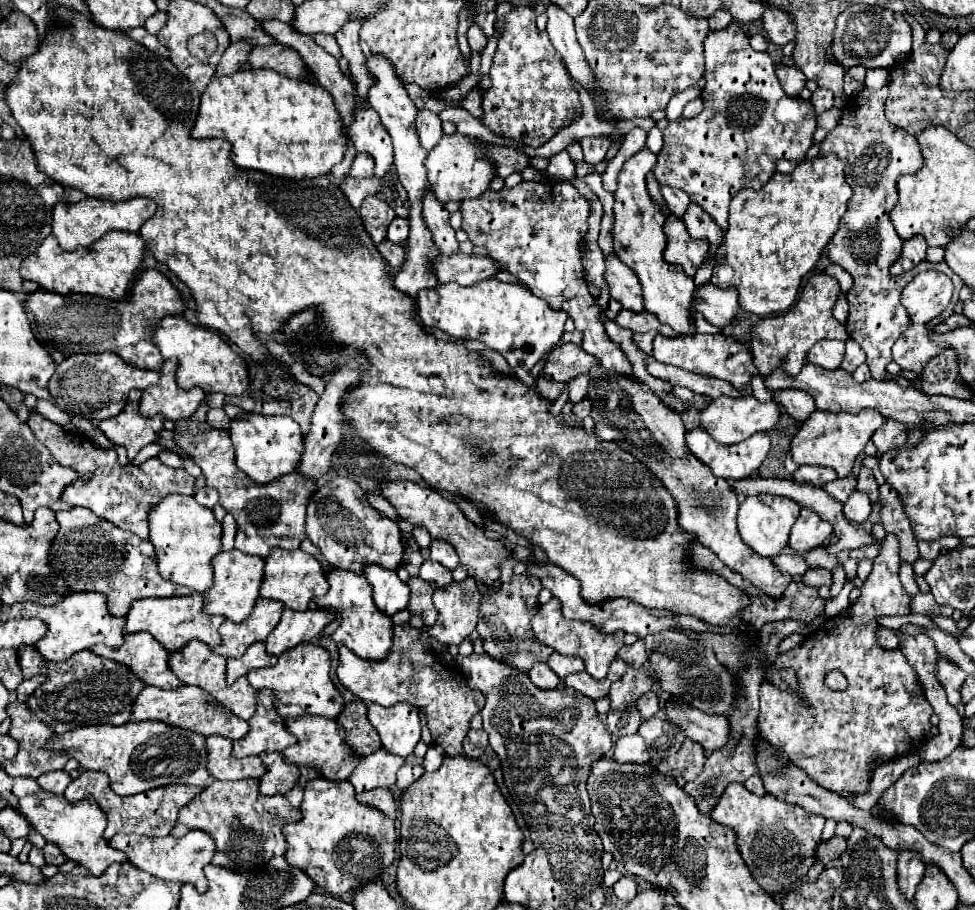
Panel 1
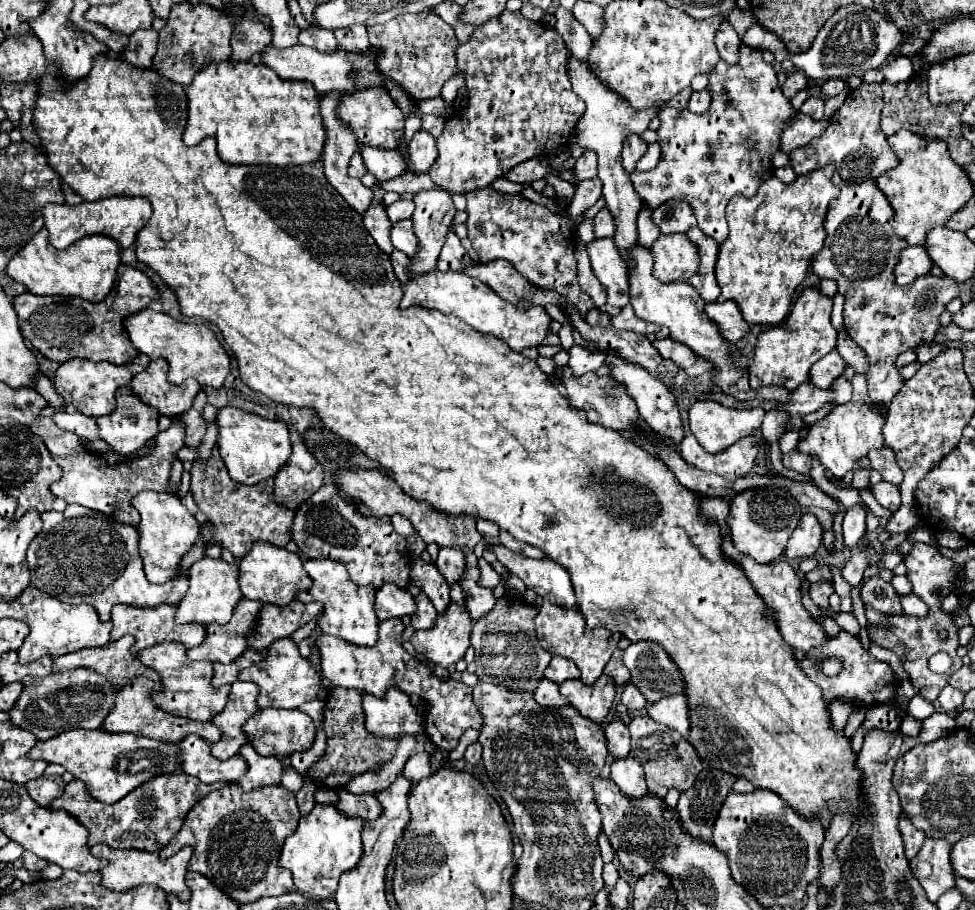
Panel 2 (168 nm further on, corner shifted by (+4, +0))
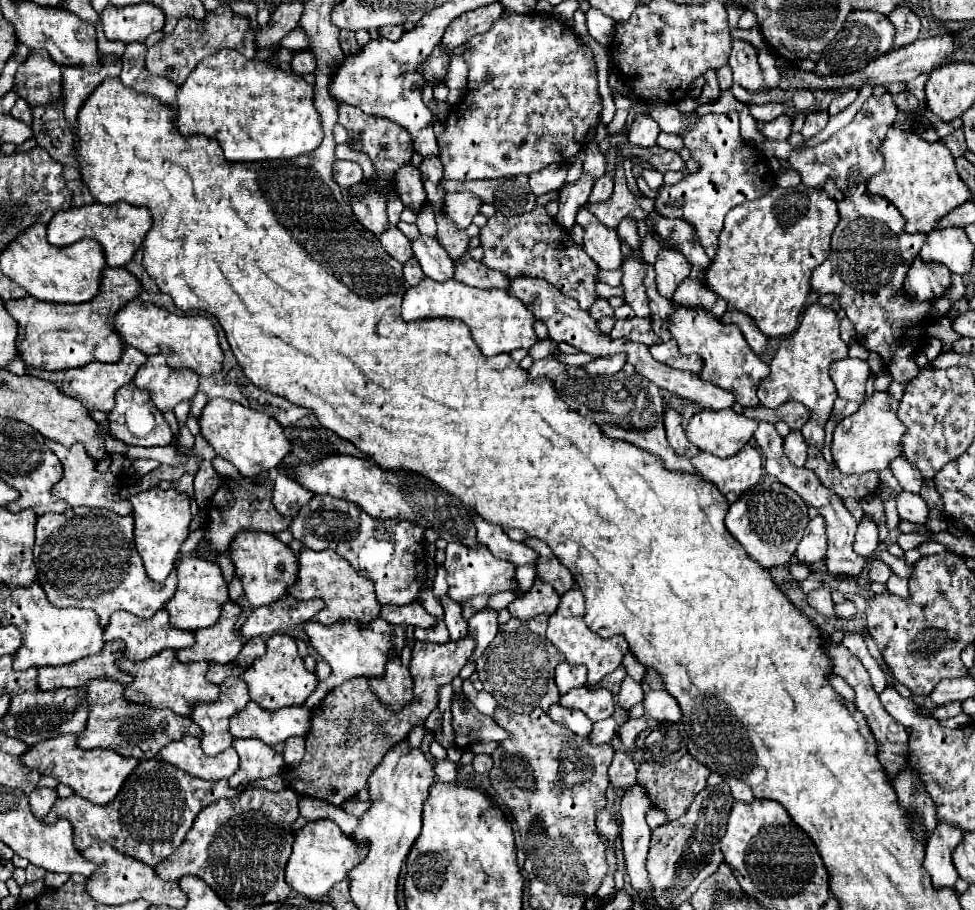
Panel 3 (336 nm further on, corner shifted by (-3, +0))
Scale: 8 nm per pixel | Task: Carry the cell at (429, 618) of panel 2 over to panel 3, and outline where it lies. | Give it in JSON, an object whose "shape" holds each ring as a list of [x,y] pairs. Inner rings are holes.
{"shape":[[[437,621],[433,627],[429,629],[421,629],[417,627],[415,629],[415,639],[421,639],[421,641],[431,641],[431,643],[445,643],[449,639],[449,633],[445,629],[445,623],[443,621]]]}

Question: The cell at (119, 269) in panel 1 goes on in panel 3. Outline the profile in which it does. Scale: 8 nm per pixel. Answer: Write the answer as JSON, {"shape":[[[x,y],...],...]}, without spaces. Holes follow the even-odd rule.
{"shape":[[[33,225],[27,229],[23,237],[17,237],[9,249],[1,255],[1,271],[21,285],[29,295],[41,301],[55,301],[55,303],[85,303],[97,297],[101,291],[101,277],[105,271],[105,253],[103,247],[93,241],[77,241],[67,245],[65,249],[53,247],[47,241],[47,225]]]}

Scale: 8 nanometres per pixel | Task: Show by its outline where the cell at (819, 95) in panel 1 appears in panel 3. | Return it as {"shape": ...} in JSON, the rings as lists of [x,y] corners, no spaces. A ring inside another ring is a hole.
{"shape":[[[815,109],[815,111],[809,111],[807,113],[807,119],[805,119],[805,125],[801,129],[801,133],[809,139],[813,135],[817,135],[829,121],[829,113],[825,109]]]}

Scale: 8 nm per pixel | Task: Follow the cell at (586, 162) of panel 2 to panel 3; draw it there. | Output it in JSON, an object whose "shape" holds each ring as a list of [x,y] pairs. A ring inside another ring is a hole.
{"shape":[[[583,173],[577,181],[565,183],[559,189],[559,213],[557,213],[557,223],[565,225],[565,229],[571,229],[575,225],[575,213],[579,205],[587,203],[587,197],[593,189],[595,177],[589,173]]]}

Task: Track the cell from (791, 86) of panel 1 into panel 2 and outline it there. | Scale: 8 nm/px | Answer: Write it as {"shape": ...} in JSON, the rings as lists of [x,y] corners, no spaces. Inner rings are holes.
{"shape":[[[794,71],[792,75],[788,75],[788,79],[786,79],[784,87],[782,87],[782,93],[790,99],[790,97],[792,97],[792,95],[796,95],[798,91],[806,89],[806,85],[808,85],[806,75],[804,75],[802,71]]]}

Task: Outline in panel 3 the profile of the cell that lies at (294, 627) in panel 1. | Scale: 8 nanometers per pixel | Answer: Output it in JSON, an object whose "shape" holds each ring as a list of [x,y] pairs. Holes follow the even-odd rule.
{"shape":[[[287,595],[283,601],[277,601],[273,605],[263,605],[255,607],[247,621],[241,625],[239,633],[245,639],[251,637],[269,637],[281,631],[291,631],[297,625],[303,625],[323,609],[323,601],[297,601],[295,597]]]}

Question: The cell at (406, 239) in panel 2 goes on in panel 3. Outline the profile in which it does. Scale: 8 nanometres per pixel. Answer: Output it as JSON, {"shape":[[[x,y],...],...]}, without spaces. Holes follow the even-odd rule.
{"shape":[[[419,235],[411,241],[413,257],[419,261],[423,273],[435,281],[447,281],[453,277],[453,261],[445,253],[443,245],[435,237]]]}

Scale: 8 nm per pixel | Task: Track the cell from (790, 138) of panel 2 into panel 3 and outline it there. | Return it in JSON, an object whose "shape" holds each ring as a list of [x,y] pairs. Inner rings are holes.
{"shape":[[[781,115],[775,121],[767,123],[767,125],[759,125],[759,131],[767,137],[767,139],[775,139],[775,141],[787,141],[791,137],[791,127],[793,127],[793,117],[791,115]]]}

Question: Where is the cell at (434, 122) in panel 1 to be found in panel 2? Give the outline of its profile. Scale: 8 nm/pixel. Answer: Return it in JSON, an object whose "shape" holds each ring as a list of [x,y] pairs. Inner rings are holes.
{"shape":[[[420,129],[408,143],[408,153],[410,153],[410,169],[414,173],[428,173],[438,153],[436,139]]]}

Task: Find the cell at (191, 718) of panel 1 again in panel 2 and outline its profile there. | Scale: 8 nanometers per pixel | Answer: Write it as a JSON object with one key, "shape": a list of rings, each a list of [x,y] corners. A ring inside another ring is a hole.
{"shape":[[[134,679],[126,685],[122,685],[118,689],[118,699],[114,699],[114,709],[108,713],[106,721],[102,723],[102,729],[106,733],[132,733],[132,735],[140,735],[140,737],[152,737],[152,739],[158,739],[158,741],[166,741],[166,743],[178,743],[182,741],[186,735],[198,735],[210,743],[218,741],[220,737],[220,729],[216,729],[216,725],[210,725],[208,721],[206,723],[200,723],[200,721],[186,721],[182,717],[174,717],[170,713],[164,713],[162,709],[158,709],[154,703],[152,703],[152,691],[156,691],[160,685],[156,681],[150,681],[150,679]]]}

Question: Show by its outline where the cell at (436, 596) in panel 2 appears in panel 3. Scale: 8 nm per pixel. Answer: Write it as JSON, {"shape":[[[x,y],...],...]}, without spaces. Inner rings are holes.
{"shape":[[[443,595],[439,601],[441,601],[443,609],[445,609],[443,621],[445,621],[447,629],[449,629],[451,639],[457,641],[457,639],[465,637],[465,635],[467,635],[467,621],[465,621],[463,615],[461,615],[461,605],[455,603],[449,595]]]}

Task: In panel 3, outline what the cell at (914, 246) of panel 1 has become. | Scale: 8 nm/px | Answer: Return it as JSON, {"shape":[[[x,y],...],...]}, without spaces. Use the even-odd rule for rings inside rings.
{"shape":[[[915,257],[905,277],[903,289],[911,299],[919,299],[919,301],[939,299],[945,293],[945,289],[951,285],[949,275],[951,271],[945,269],[945,265],[925,263],[921,257]]]}

